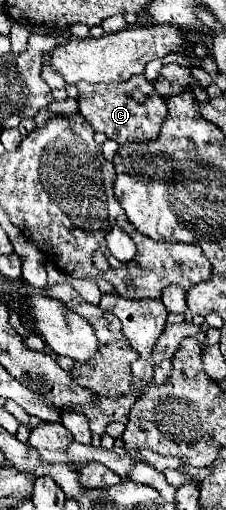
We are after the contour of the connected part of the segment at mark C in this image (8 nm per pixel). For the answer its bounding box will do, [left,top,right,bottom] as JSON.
[77,75,167,145]

